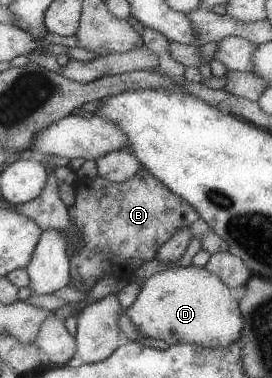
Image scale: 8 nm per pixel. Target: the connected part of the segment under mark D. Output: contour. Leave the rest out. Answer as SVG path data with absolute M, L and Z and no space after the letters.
M192 264L168 267L167 270L156 272L144 279L136 299L124 312L143 336L162 340L169 346L188 343L203 348L223 348L238 339L243 324L239 302L230 296L229 287L226 287L218 277L208 273L205 267L194 267Z

